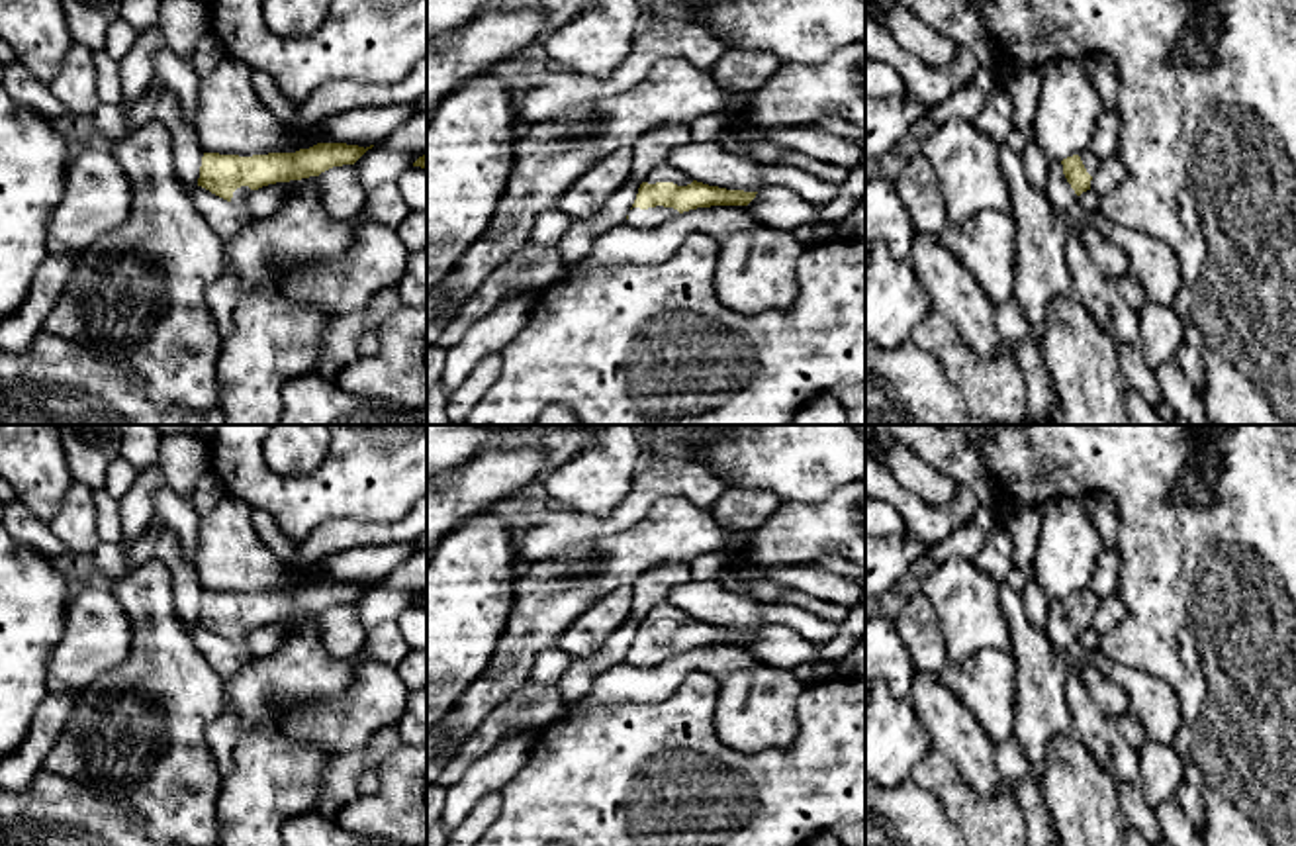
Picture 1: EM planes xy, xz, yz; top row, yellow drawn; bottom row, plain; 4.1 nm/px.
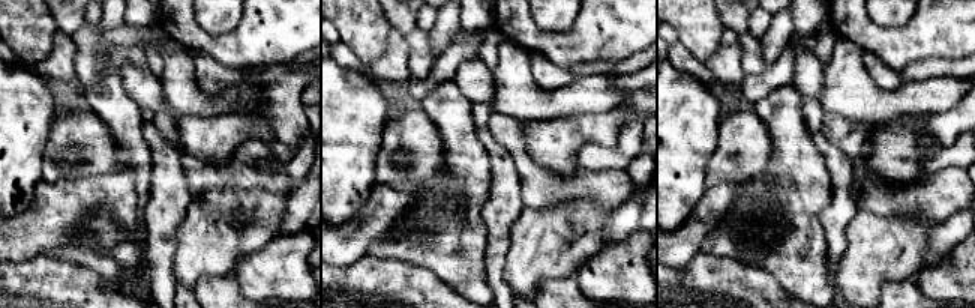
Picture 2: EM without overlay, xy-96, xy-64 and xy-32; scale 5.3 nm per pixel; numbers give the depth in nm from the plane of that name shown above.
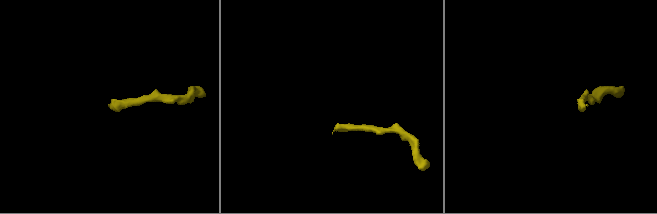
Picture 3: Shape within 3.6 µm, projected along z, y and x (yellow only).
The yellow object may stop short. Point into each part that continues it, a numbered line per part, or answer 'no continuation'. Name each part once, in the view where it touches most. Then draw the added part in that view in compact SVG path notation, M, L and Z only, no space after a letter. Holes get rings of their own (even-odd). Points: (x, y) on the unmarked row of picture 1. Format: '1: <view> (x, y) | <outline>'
1: xz (664, 611) | M664 601L660 605L656 605L648 617L648 623L656 623L656 621L673 621L677 625L687 625L693 621L693 617L689 617L685 611L677 609L675 605L671 605L670 601Z
2: xz (639, 657) | M656 644L656 646L648 646L648 648L632 646L628 650L628 658L625 662L634 668L652 668L675 654L679 654L677 648L664 646L664 644Z

